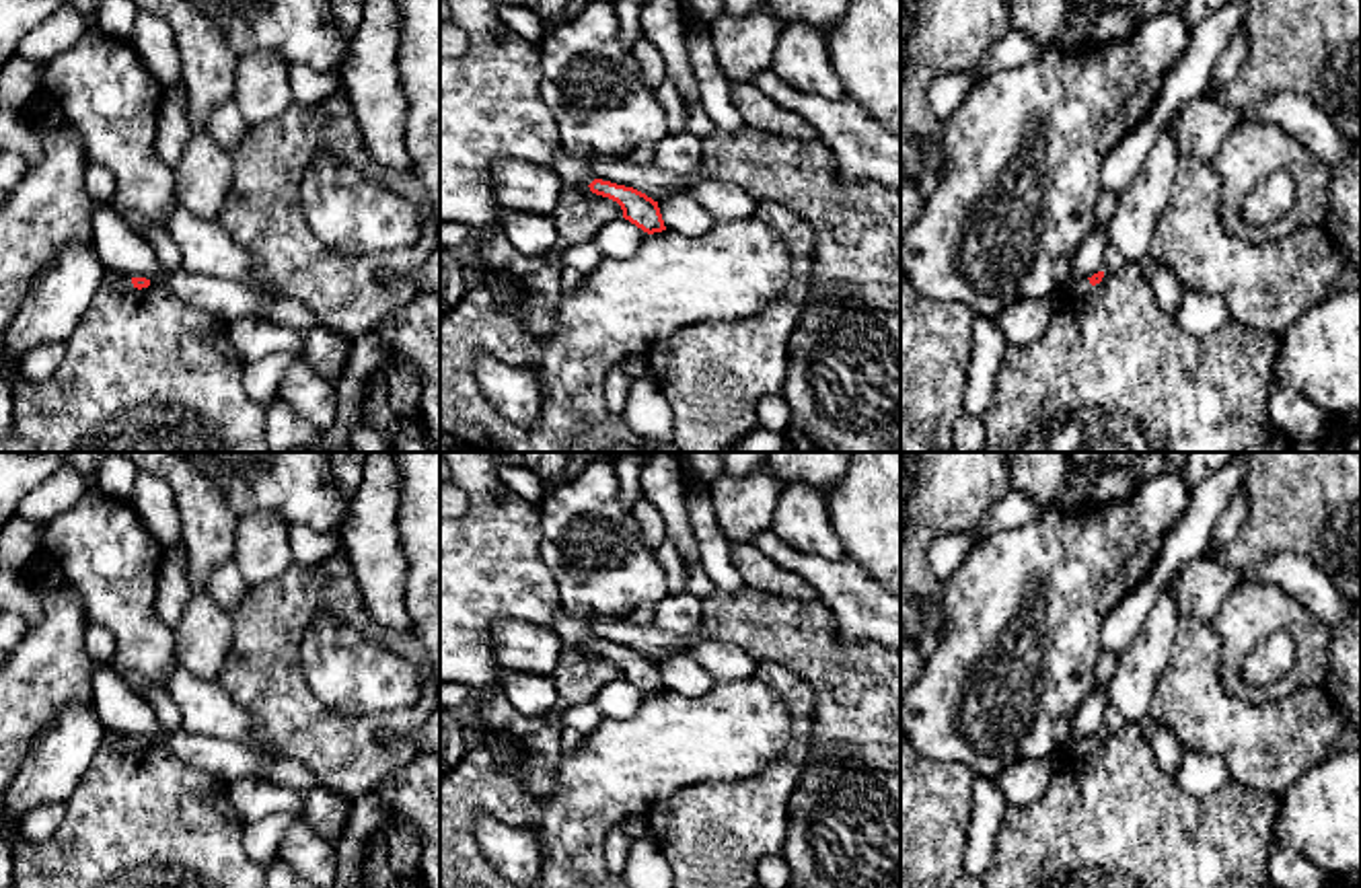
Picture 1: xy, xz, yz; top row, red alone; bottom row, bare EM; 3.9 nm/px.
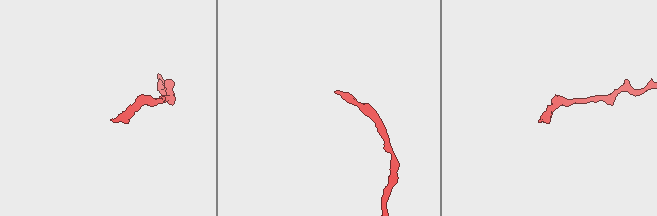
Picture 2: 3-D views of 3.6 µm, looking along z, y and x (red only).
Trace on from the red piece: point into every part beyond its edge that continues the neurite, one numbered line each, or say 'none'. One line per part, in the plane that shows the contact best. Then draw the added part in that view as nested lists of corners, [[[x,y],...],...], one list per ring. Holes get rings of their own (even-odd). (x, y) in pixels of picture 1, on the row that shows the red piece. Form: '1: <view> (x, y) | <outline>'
1: xy (112, 278) | [[[107,271],[107,273],[105,273],[105,284],[109,284],[109,286],[119,286],[119,288],[127,288],[127,290],[134,288],[130,275],[119,275],[119,273],[113,273],[113,271]]]

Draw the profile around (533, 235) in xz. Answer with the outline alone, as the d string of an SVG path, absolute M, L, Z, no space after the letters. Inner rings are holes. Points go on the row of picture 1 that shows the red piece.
M504 212L500 216L500 230L526 257L541 257L559 240L553 216L530 212Z

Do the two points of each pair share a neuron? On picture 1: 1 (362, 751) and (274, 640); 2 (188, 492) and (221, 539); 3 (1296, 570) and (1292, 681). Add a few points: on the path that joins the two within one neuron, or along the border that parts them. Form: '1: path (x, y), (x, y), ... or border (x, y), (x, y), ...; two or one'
1: path (329, 736), (274, 681), (274, 673); one
2: path (200, 504), (208, 527); one
3: border (1248, 578), (1275, 582), (1331, 627); two

